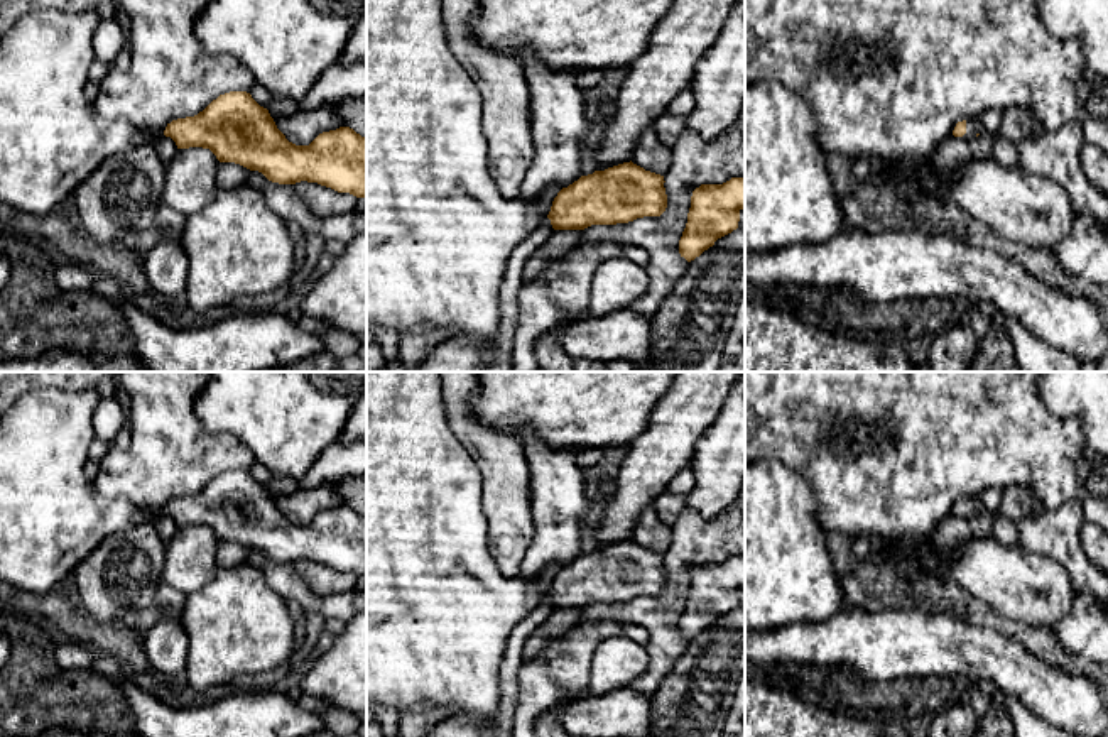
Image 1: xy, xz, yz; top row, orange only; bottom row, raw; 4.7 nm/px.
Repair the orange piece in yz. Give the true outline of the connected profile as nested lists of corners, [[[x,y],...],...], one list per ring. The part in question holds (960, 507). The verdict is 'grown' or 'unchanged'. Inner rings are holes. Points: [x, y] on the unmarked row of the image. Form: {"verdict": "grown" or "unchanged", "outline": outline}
{"verdict": "grown", "outline": [[[978,495],[958,500],[953,514],[954,516],[961,516],[963,519],[973,519],[975,516],[978,516],[983,510],[983,504],[980,500]]]}

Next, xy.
{"verdict": "unchanged", "outline": [[[230,470],[213,478],[194,495],[177,497],[164,509],[177,527],[209,527],[220,541],[235,541],[262,551],[269,560],[296,563],[318,561],[338,571],[367,578],[367,517],[350,505],[319,512],[309,524],[296,524],[277,507],[269,489],[247,470]]]}

